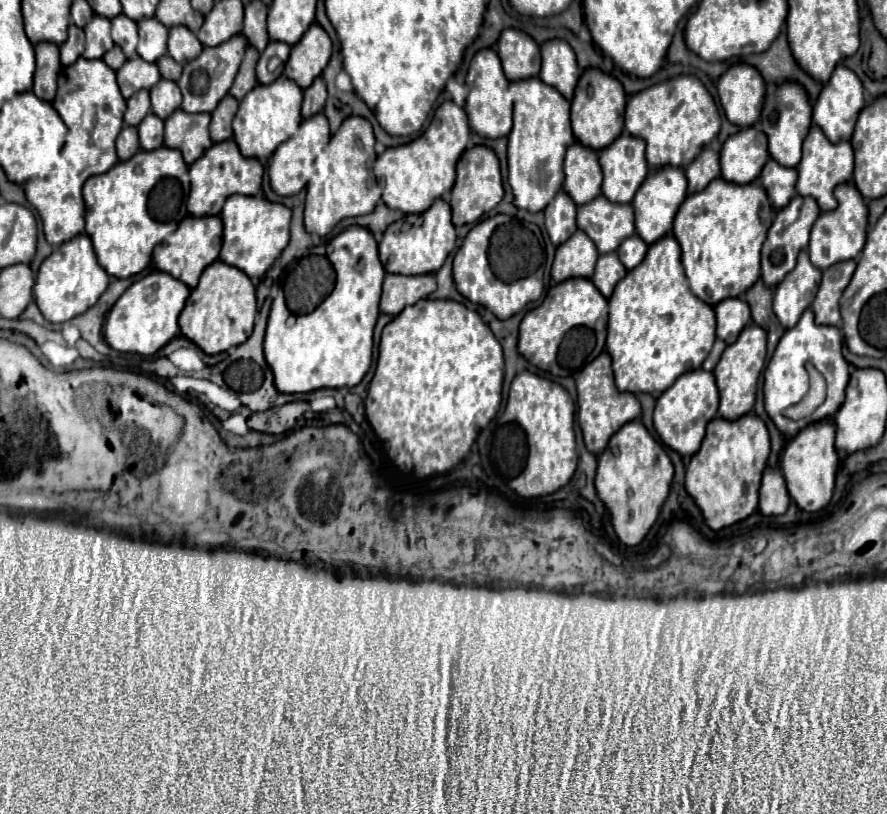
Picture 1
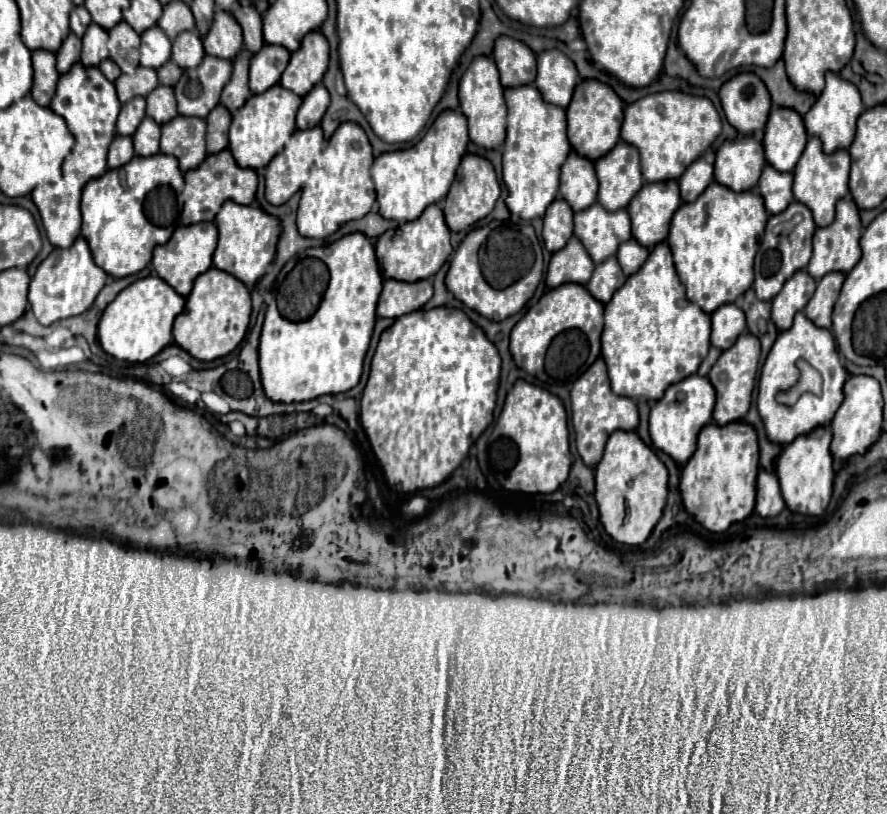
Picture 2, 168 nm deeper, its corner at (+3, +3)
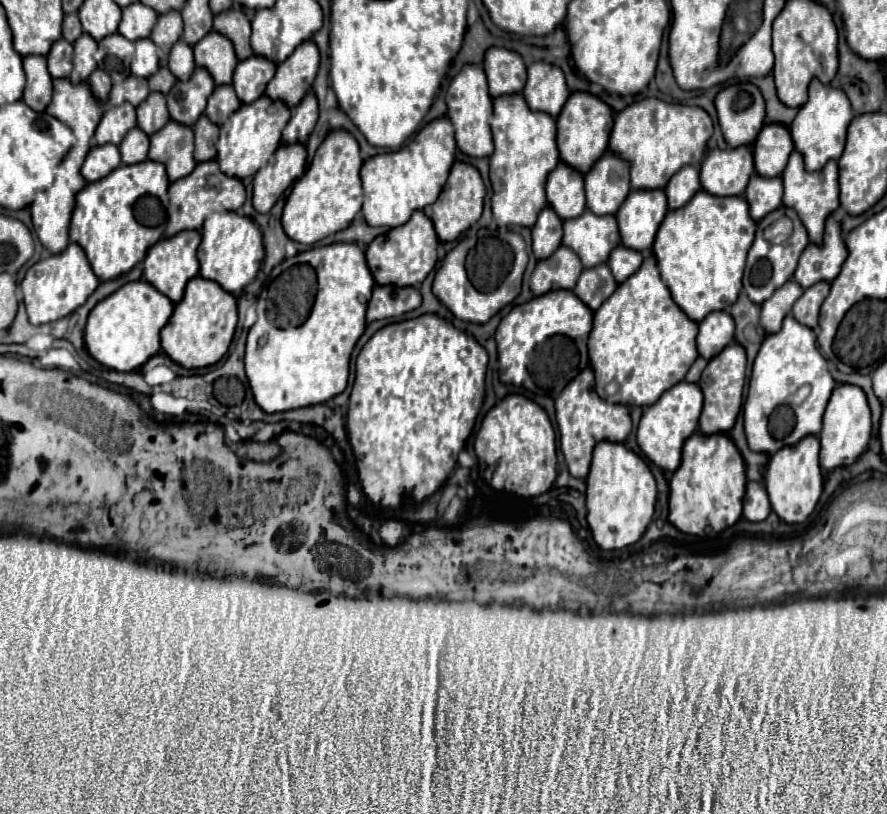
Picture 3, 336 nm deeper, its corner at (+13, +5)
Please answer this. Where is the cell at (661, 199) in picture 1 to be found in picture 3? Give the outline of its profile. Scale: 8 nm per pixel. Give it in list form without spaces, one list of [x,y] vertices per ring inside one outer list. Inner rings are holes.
[[[633,190],[615,214],[619,222],[621,242],[633,250],[649,250],[655,240],[655,232],[667,214],[667,196],[657,190]]]

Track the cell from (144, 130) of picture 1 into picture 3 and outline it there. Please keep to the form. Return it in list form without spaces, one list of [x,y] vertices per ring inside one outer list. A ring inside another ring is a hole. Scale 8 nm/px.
[[[137,126],[131,128],[131,132],[127,132],[123,142],[119,144],[119,152],[121,152],[123,164],[137,164],[137,162],[147,160],[149,136]]]

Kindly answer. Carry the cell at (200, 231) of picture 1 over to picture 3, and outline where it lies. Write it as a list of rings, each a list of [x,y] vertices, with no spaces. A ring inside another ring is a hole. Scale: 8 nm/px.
[[[183,230],[171,238],[161,238],[155,246],[149,248],[145,260],[143,260],[143,276],[149,284],[153,284],[159,292],[163,292],[171,302],[179,302],[183,298],[185,284],[199,274],[199,260],[197,260],[197,248],[201,244],[201,232],[199,230]]]

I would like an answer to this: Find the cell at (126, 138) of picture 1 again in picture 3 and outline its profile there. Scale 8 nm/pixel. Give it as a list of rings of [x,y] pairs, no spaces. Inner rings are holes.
[[[115,144],[93,146],[81,166],[81,174],[85,176],[87,182],[95,182],[95,180],[107,176],[119,164],[121,164],[121,156],[119,156],[119,148]]]

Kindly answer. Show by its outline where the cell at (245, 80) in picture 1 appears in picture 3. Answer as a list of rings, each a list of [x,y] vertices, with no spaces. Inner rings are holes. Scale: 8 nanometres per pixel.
[[[223,84],[223,86],[217,86],[215,92],[211,94],[205,114],[209,116],[211,122],[221,126],[223,120],[227,120],[227,116],[231,116],[231,112],[235,112],[239,106],[241,106],[241,100],[235,96],[233,84]]]

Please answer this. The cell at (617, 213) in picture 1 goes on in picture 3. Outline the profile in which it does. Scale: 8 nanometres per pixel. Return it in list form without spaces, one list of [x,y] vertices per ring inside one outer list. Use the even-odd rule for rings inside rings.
[[[585,210],[583,216],[563,222],[563,244],[577,252],[585,268],[607,262],[609,252],[619,242],[615,216],[595,216],[591,210]]]

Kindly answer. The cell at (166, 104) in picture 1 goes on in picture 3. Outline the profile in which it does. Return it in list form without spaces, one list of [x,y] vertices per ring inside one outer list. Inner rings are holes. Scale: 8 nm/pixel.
[[[151,92],[143,104],[137,106],[137,126],[145,134],[153,134],[169,122],[167,102],[161,92]]]

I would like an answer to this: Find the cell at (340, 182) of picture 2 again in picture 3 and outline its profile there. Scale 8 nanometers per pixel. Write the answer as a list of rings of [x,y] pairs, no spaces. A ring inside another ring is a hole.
[[[343,128],[331,130],[323,144],[317,148],[311,166],[295,182],[287,198],[281,218],[285,234],[295,242],[315,244],[325,236],[347,228],[363,204],[363,190],[359,178],[361,164],[363,160],[359,156],[357,140]]]

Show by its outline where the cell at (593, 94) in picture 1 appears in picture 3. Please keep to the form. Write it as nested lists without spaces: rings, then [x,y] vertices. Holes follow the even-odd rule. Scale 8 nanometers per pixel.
[[[575,92],[569,96],[567,104],[563,106],[563,112],[557,116],[557,146],[559,156],[565,164],[571,164],[573,168],[579,168],[579,172],[587,172],[591,164],[607,150],[609,134],[613,128],[613,110],[597,96]]]

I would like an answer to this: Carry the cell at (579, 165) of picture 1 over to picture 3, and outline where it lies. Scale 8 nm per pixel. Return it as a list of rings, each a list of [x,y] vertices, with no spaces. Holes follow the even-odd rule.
[[[559,162],[559,166],[547,178],[545,190],[547,190],[549,206],[555,208],[561,220],[583,214],[585,210],[583,176],[575,168]]]

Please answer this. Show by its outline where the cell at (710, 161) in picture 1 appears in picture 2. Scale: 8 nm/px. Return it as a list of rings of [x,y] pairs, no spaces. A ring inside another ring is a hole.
[[[699,158],[685,170],[685,174],[677,182],[681,188],[681,200],[695,202],[697,196],[713,182],[713,166],[705,162],[705,158]]]

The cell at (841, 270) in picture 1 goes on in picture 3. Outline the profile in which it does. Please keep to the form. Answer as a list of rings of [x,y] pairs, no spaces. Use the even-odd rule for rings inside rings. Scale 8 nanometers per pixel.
[[[825,280],[809,286],[803,292],[803,296],[793,304],[793,318],[809,328],[817,328],[819,308],[821,308],[823,300],[827,298],[827,292],[829,292],[829,282],[825,282]]]

